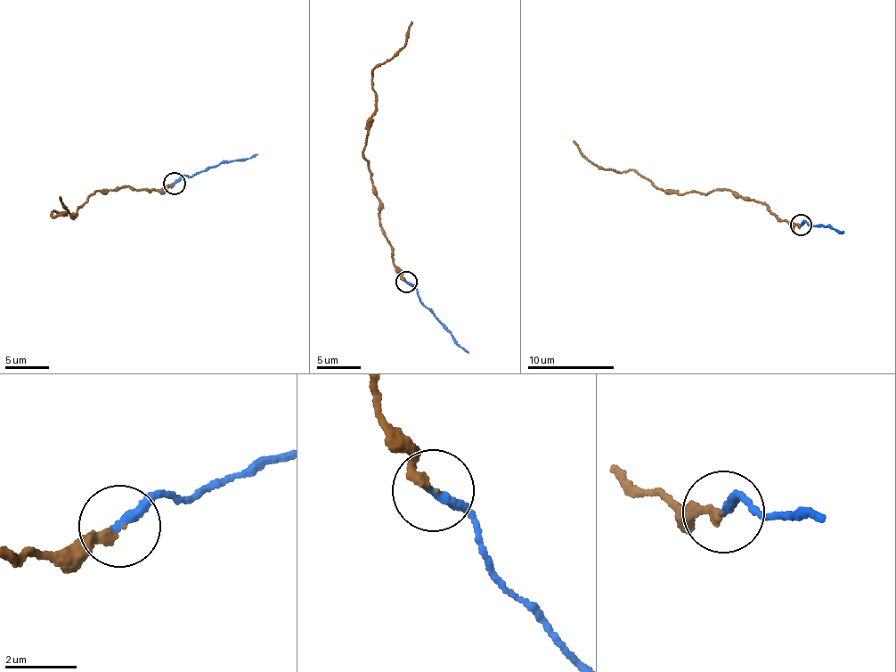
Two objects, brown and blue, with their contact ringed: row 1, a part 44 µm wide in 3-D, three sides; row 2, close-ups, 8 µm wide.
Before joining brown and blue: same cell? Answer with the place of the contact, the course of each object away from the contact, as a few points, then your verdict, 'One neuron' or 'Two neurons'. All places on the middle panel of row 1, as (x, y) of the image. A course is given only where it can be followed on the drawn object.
Place: (406, 282). Course of brown: (405, 282), (380, 225), (363, 143), (367, 119), (375, 110), (375, 69), (405, 43), (411, 21). Course of blue: (406, 281), (414, 288), (424, 307), (468, 352). Two neurons

